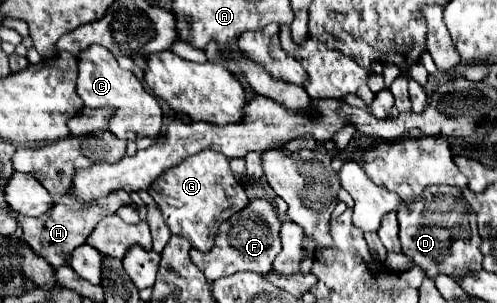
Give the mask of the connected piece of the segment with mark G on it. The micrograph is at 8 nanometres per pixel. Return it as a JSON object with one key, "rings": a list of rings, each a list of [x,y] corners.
{"rings":[[[211,149],[191,155],[181,165],[175,165],[165,175],[159,175],[147,193],[161,209],[171,235],[185,237],[191,247],[199,251],[211,249],[219,225],[249,203],[245,189],[229,169],[229,159]]]}

